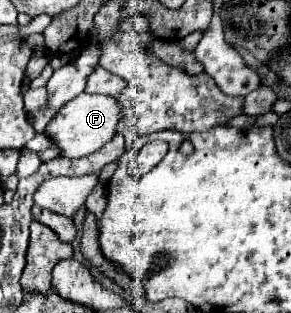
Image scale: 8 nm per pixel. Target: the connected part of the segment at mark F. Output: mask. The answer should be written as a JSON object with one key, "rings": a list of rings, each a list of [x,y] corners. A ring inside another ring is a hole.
{"rings":[[[82,92],[56,112],[52,122],[46,126],[46,134],[56,140],[58,148],[62,150],[62,156],[82,158],[86,154],[100,150],[108,140],[112,140],[120,118],[122,118],[122,106],[116,98]]]}

